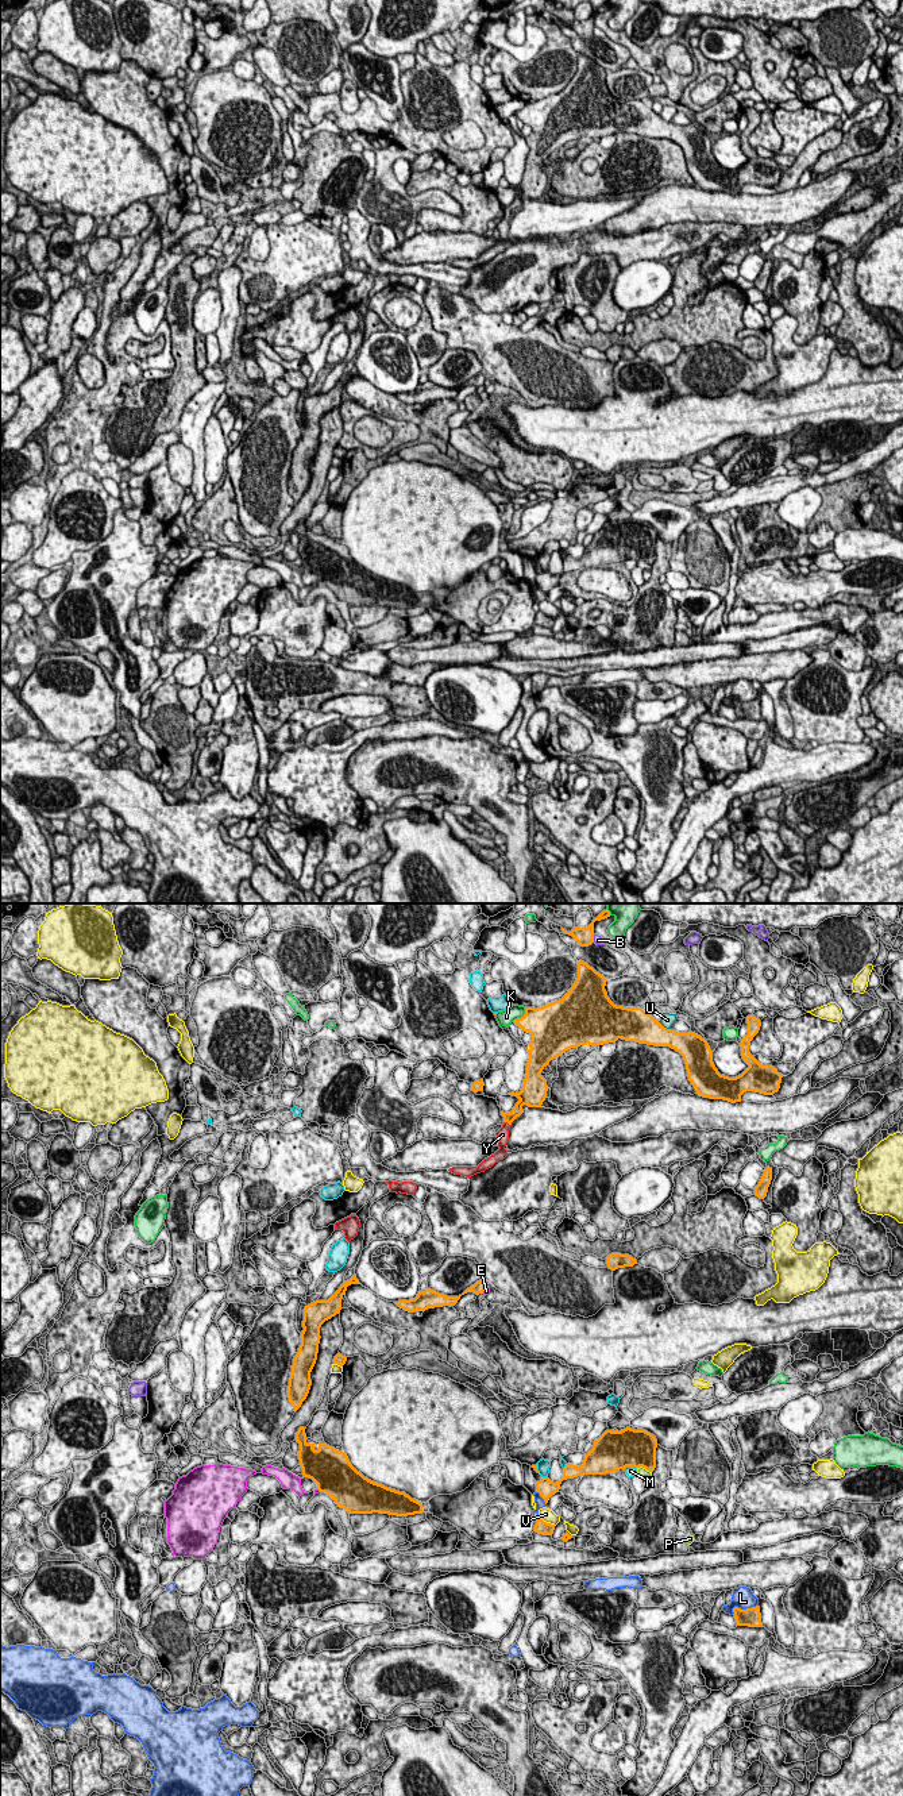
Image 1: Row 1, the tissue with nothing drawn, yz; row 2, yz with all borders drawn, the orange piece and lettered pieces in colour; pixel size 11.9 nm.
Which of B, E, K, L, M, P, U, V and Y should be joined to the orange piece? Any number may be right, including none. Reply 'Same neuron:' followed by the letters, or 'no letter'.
Same neuron: Y

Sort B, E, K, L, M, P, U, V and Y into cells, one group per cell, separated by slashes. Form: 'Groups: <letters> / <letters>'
Groups: B / E P / K / L / M / U / V / Y

